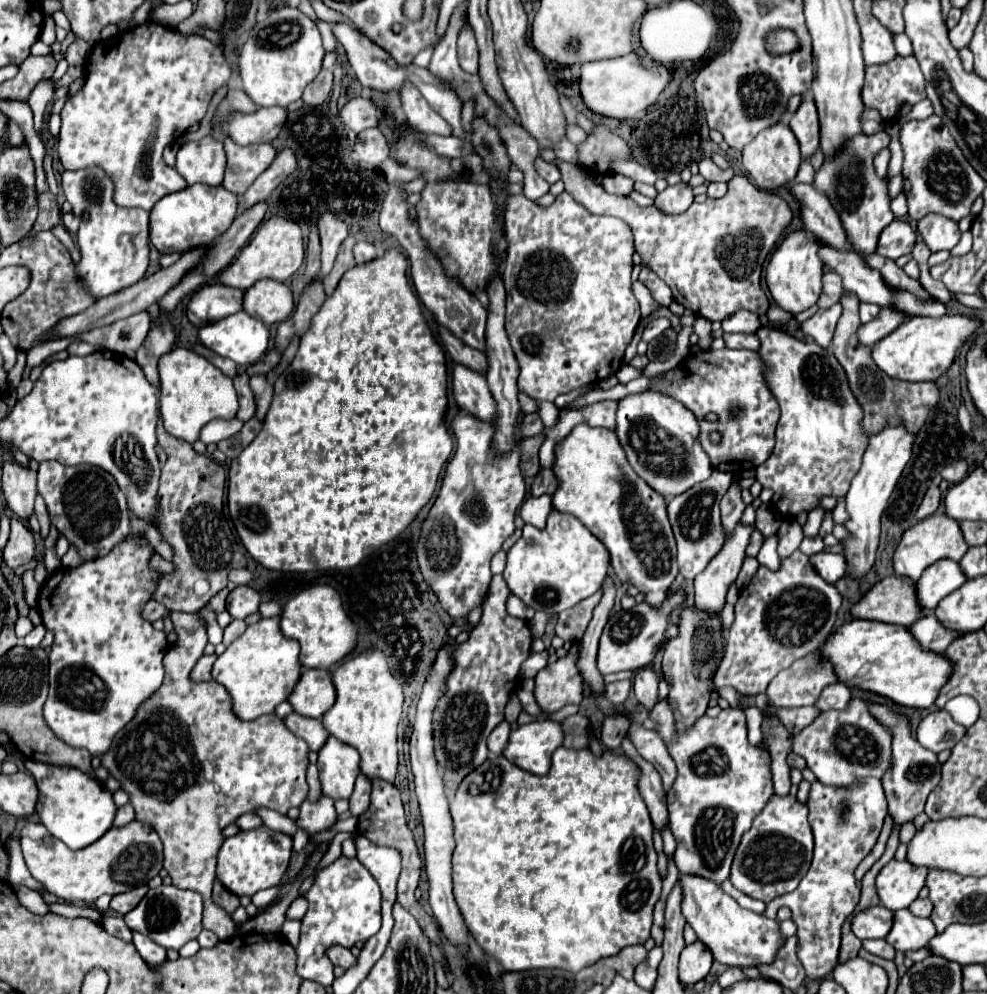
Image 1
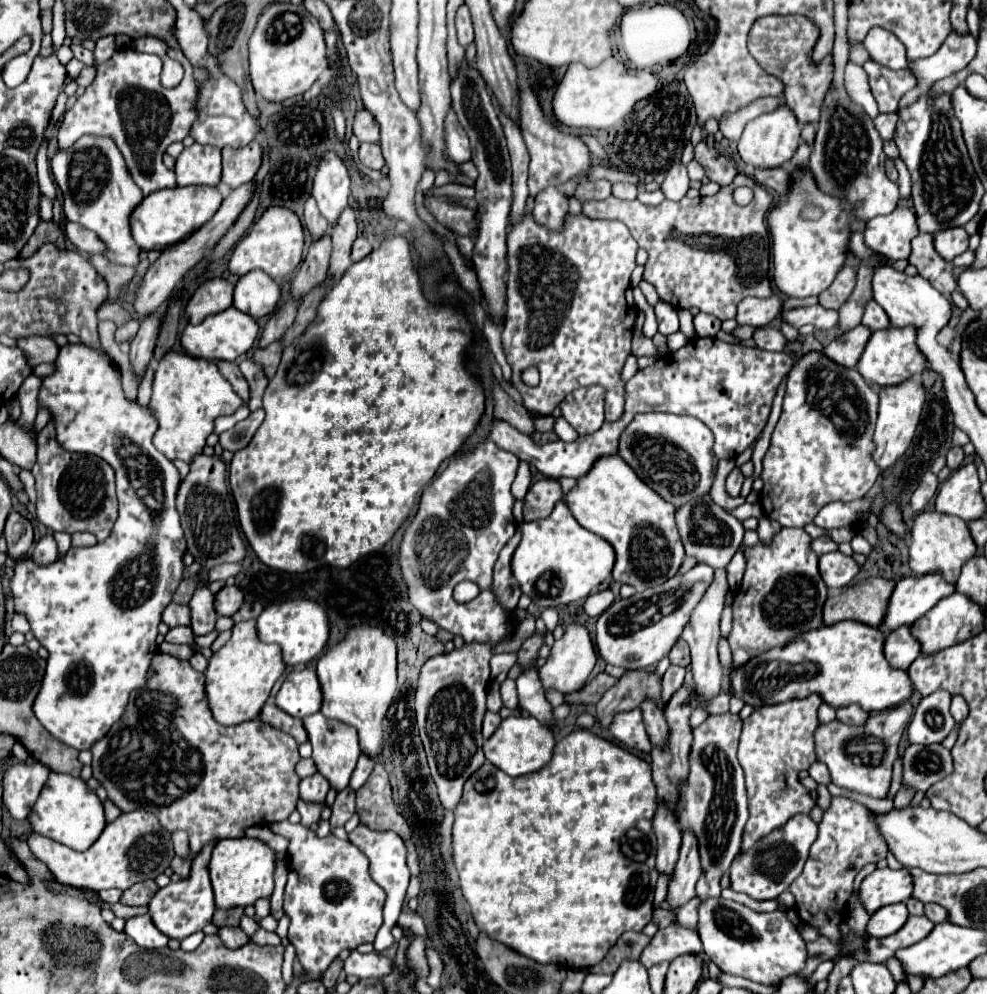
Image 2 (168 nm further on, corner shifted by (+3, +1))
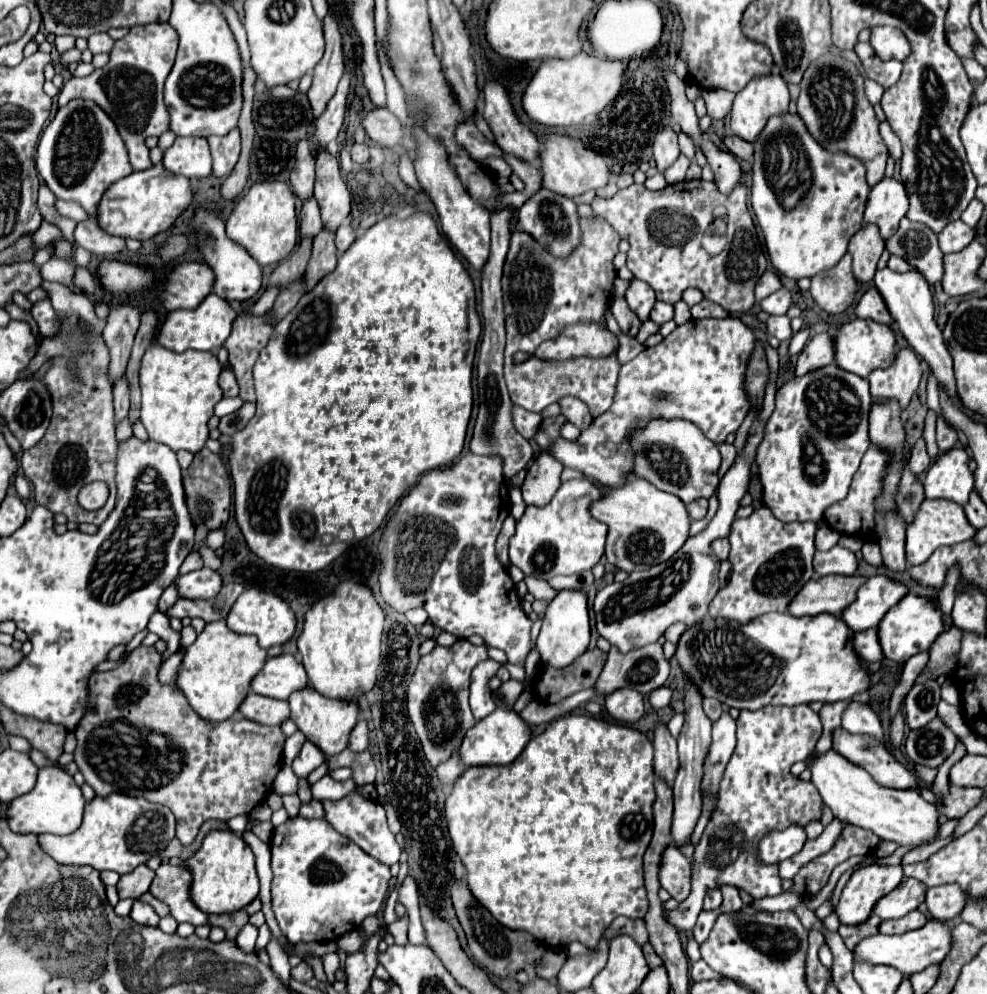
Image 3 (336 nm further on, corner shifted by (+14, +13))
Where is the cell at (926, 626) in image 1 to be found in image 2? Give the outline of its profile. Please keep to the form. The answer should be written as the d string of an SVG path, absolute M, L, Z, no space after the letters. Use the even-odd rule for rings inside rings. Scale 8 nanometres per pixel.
M897 628L897 632L889 632L889 636L885 638L883 652L893 668L907 670L919 654L919 644L913 640L909 628Z

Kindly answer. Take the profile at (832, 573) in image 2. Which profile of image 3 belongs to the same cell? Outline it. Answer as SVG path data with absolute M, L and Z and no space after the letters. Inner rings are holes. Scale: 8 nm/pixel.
M834 546L826 552L816 552L814 554L814 570L818 576L828 576L828 574L854 574L858 566L856 556L840 546Z

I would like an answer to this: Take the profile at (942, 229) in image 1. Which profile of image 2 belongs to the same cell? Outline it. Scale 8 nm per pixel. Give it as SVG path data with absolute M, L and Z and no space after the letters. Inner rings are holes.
M949 228L935 234L935 248L945 260L953 260L969 248L969 234L965 228Z

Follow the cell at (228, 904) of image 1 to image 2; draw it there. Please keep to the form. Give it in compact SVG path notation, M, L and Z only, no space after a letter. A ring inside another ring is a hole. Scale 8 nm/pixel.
M233 908L233 910L229 910L229 912L215 910L213 924L215 924L217 928L223 928L223 926L239 926L241 916L243 916L243 910L241 910L241 908Z

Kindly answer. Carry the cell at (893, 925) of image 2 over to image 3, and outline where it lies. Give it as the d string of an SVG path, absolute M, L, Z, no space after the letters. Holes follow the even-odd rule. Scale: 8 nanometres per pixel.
M908 878L900 882L898 888L894 888L890 894L882 896L882 900L878 900L878 904L874 906L874 914L878 914L882 920L900 918L918 908L924 902L924 894L924 884L914 878Z

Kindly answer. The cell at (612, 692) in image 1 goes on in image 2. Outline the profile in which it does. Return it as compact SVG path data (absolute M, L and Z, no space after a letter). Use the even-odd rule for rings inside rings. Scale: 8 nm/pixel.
M601 672L591 682L587 682L581 690L565 694L565 704L569 704L569 706L573 706L573 704L597 704L597 700L603 696L603 692L607 688L611 688L615 682L617 682L617 678L609 676L607 672Z

